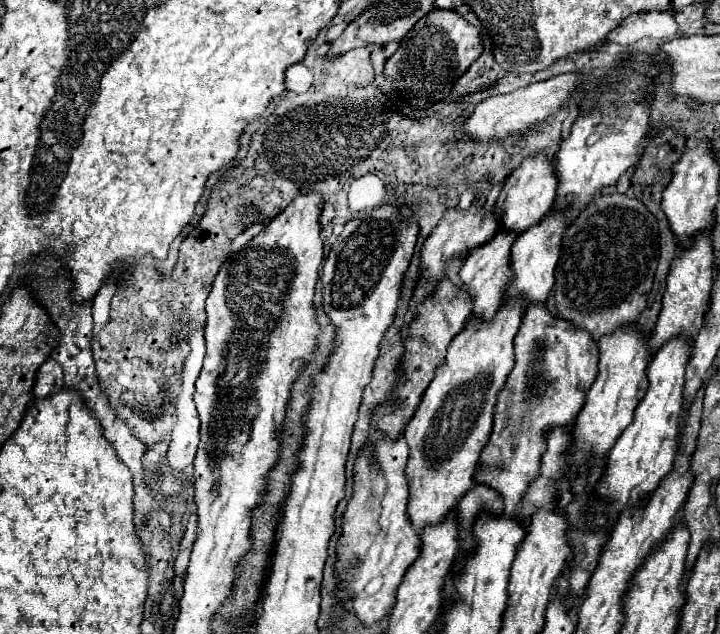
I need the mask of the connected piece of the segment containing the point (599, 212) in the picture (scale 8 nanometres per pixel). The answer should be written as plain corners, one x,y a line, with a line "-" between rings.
615,193
615,195
599,195
595,197
579,215
579,219
575,219
573,225
567,227
565,235
563,235
563,241
561,241
561,255
559,255
559,263
557,263
557,269
555,269
555,287
547,299
547,309
553,317
557,319
565,319
565,321
571,321
575,327
581,327
585,329
595,341
599,341
601,337
605,335
611,335
615,329
621,329
629,323
633,323
645,309
647,305
647,293
651,291
651,285
653,285
653,275
655,275
655,269
657,269
657,259
659,259
659,229
657,229
657,219
653,217
653,213
647,211
647,207
635,199
635,197
627,197
627,195
621,195
621,193

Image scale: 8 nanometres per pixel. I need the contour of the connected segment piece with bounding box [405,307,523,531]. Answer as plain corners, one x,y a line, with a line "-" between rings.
503,307
503,311
495,313
495,319
487,323
487,327
465,327
459,335
453,337
447,347
447,357
441,367
435,369
435,377
423,393
423,399
405,427
405,437
409,443
409,461
407,461
407,479
411,489
409,517
415,531
429,523
439,523
443,517
459,503
459,499
475,485
475,463
479,463
479,451
487,445
491,435
491,415
495,407
497,393
503,389
507,375
511,373
513,359
513,339
519,331
523,311
519,307

